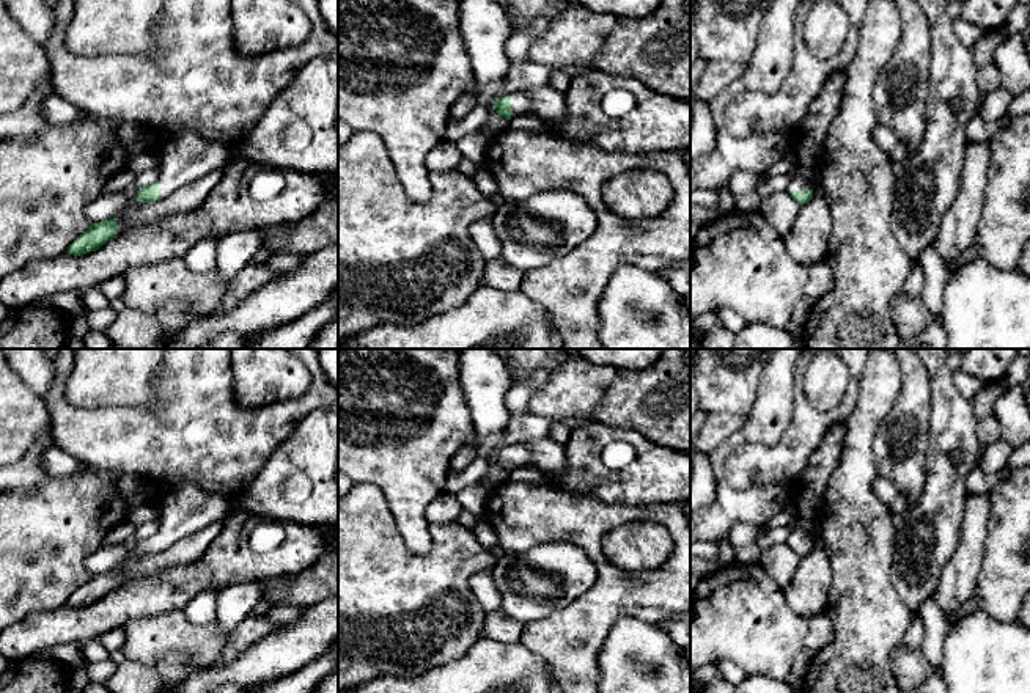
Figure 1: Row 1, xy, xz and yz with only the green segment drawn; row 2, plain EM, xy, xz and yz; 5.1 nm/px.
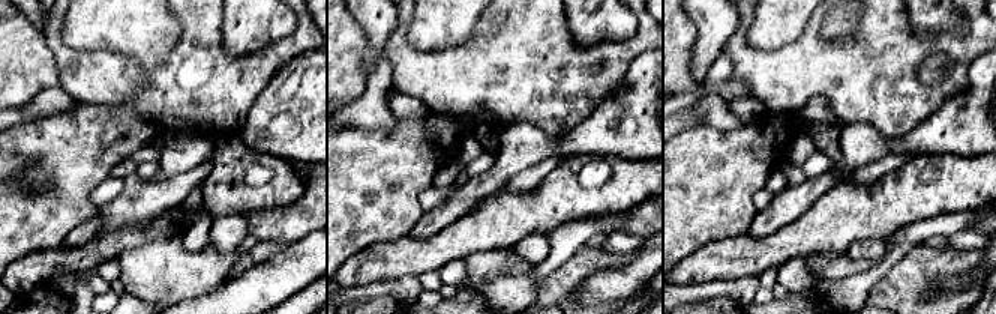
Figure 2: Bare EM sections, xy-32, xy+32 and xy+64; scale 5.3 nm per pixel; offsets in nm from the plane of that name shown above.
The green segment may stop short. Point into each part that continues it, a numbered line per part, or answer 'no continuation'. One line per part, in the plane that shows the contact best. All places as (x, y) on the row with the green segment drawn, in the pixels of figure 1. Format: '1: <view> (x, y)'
1: xz (521, 102)

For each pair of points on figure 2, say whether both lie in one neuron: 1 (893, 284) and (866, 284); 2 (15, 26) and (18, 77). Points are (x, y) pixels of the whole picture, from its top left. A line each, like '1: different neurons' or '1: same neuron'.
1: different neurons
2: same neuron

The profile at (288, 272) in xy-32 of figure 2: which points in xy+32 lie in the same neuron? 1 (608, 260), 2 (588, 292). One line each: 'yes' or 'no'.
1: no
2: yes

